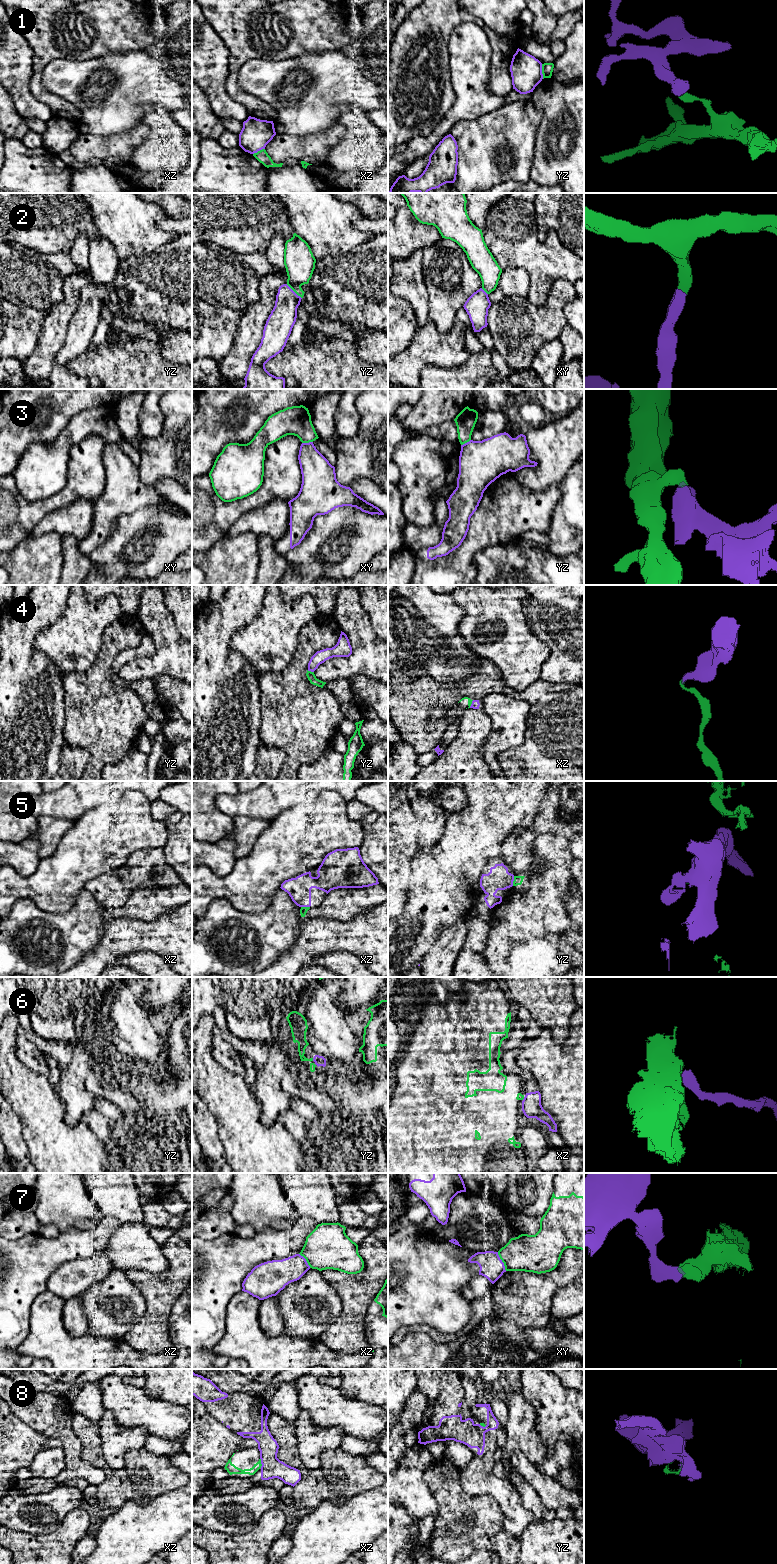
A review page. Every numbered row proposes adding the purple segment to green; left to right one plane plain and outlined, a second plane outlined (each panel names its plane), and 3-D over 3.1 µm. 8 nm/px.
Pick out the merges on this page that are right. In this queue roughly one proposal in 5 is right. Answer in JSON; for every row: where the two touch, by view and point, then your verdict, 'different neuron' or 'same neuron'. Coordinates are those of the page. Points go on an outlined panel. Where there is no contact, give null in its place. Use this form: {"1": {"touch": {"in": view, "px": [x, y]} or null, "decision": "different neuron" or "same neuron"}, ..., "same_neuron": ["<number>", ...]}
{"1": {"touch": {"in": "yz", "px": [542, 71]}, "decision": "different neuron"}, "2": {"touch": {"in": "yz", "px": [294, 291]}, "decision": "same neuron"}, "3": {"touch": {"in": "xy", "px": [307, 442]}, "decision": "different neuron"}, "4": {"touch": {"in": "yz", "px": [310, 671]}, "decision": "different neuron"}, "5": {"touch": {"in": "yz", "px": [513, 881]}, "decision": "different neuron"}, "6": {"touch": {"in": "yz", "px": [312, 1059]}, "decision": "different neuron"}, "7": {"touch": {"in": "xy", "px": [502, 1261]}, "decision": "different neuron"}, "8": {"touch": {"in": "xz", "px": [260, 1463]}, "decision": "different neuron"}, "same_neuron": ["2"]}

